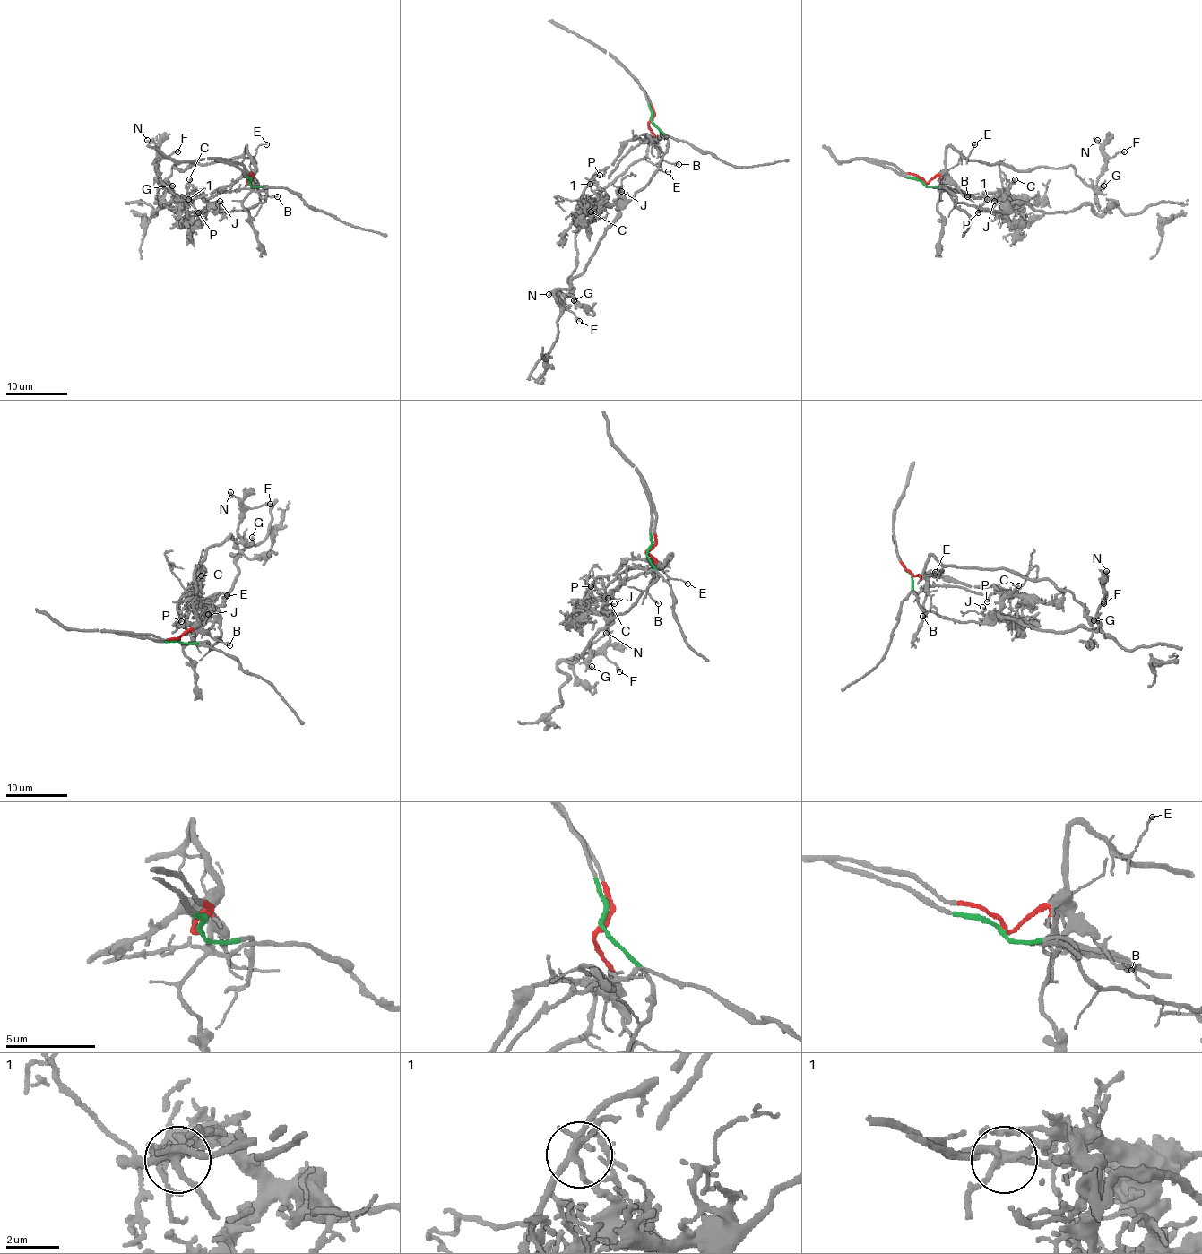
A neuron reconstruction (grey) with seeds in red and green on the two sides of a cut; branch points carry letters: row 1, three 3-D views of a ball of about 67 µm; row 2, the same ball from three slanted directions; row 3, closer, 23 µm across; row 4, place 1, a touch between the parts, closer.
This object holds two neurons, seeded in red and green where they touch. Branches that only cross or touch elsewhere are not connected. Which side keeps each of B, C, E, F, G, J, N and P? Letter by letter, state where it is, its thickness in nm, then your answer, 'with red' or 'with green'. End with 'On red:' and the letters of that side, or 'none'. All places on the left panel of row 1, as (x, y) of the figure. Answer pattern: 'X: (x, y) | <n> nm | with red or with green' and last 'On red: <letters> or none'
B: (277, 196) | 100 nm | with red
C: (189, 179) | 200 nm | with green
E: (266, 144) | 90 nm | with red
F: (177, 151) | 220 nm | with red
G: (172, 185) | 180 nm | with red
J: (220, 201) | 140 nm | with green
N: (147, 140) | 180 nm | with red
P: (198, 212) | 190 nm | with green
On red: B, E, F, G, N

